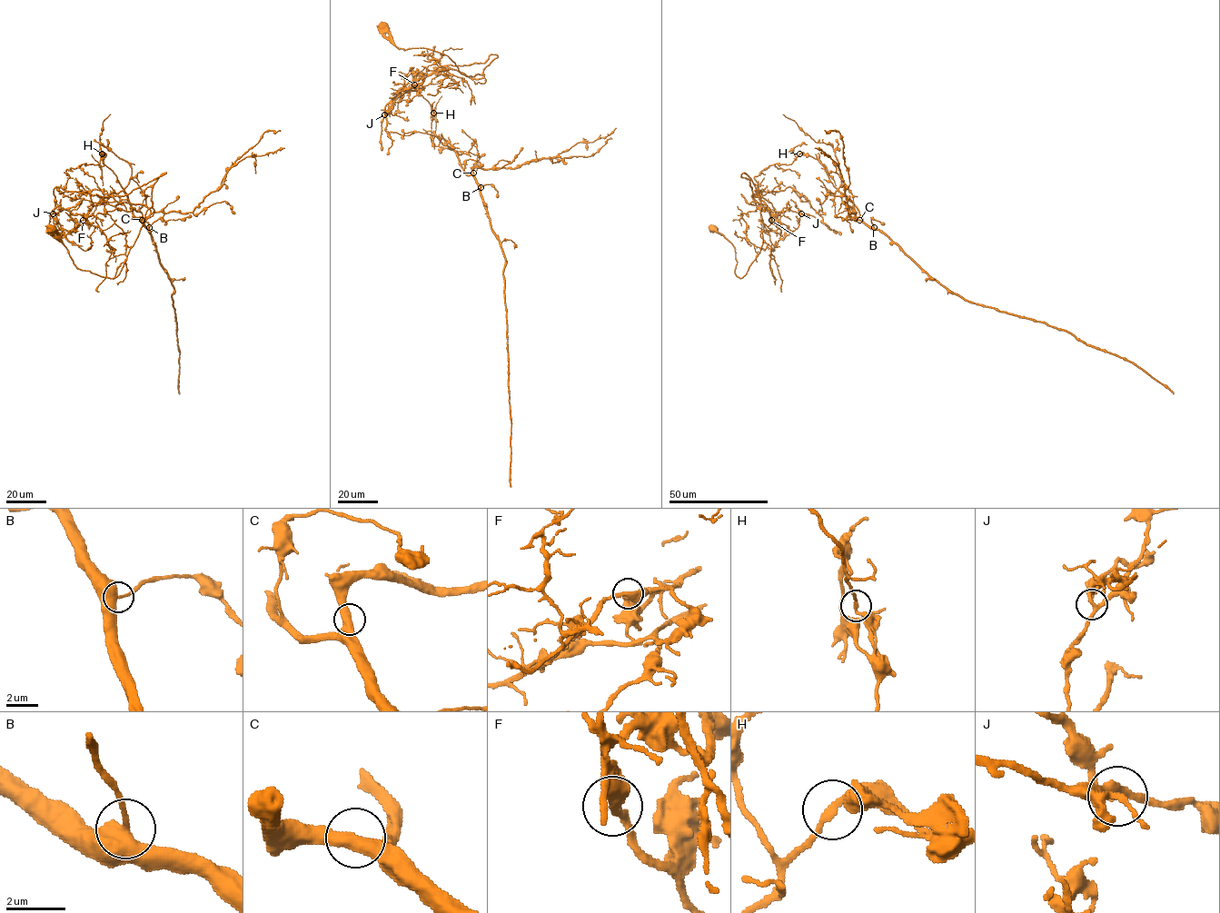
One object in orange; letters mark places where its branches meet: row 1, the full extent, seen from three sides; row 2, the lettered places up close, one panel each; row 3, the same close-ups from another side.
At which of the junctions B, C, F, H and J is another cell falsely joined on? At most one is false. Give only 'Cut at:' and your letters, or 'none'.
Cut at: H

